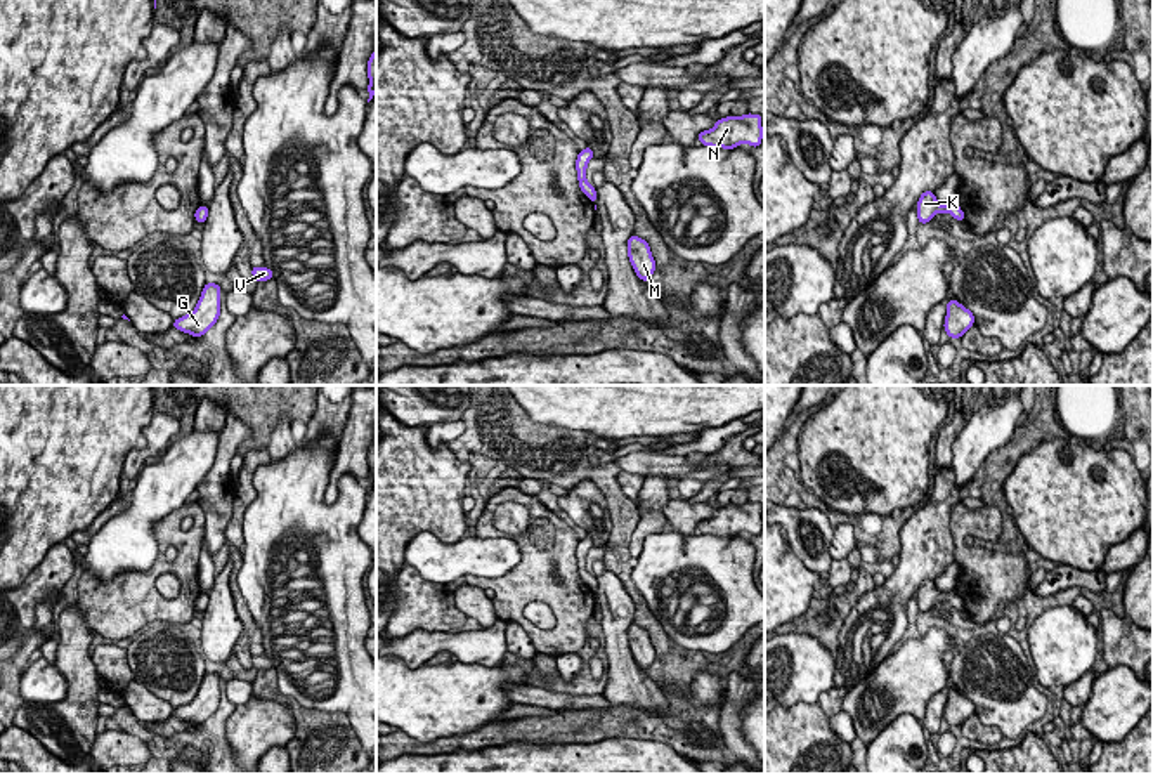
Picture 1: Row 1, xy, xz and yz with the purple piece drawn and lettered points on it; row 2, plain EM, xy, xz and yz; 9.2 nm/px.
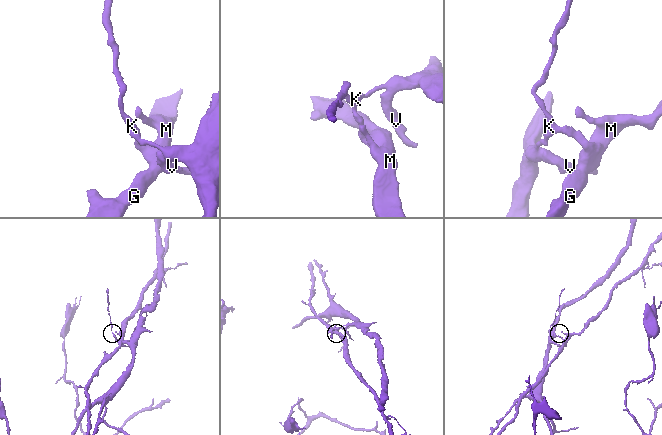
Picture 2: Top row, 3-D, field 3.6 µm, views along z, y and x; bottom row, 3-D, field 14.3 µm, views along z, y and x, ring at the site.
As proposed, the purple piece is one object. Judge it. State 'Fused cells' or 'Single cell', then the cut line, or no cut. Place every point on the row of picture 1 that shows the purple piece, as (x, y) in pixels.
Fused cells. Split along yz (954, 202), (949, 205), (952, 214)

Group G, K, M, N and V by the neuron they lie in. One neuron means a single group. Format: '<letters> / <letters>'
G M / K N V

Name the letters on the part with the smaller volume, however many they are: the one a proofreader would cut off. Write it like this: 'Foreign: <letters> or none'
Foreign: G, M

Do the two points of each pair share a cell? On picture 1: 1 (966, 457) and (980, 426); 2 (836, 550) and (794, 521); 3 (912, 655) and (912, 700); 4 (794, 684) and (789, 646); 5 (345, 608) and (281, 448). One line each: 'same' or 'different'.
1: same
2: different
3: same
4: same
5: different

